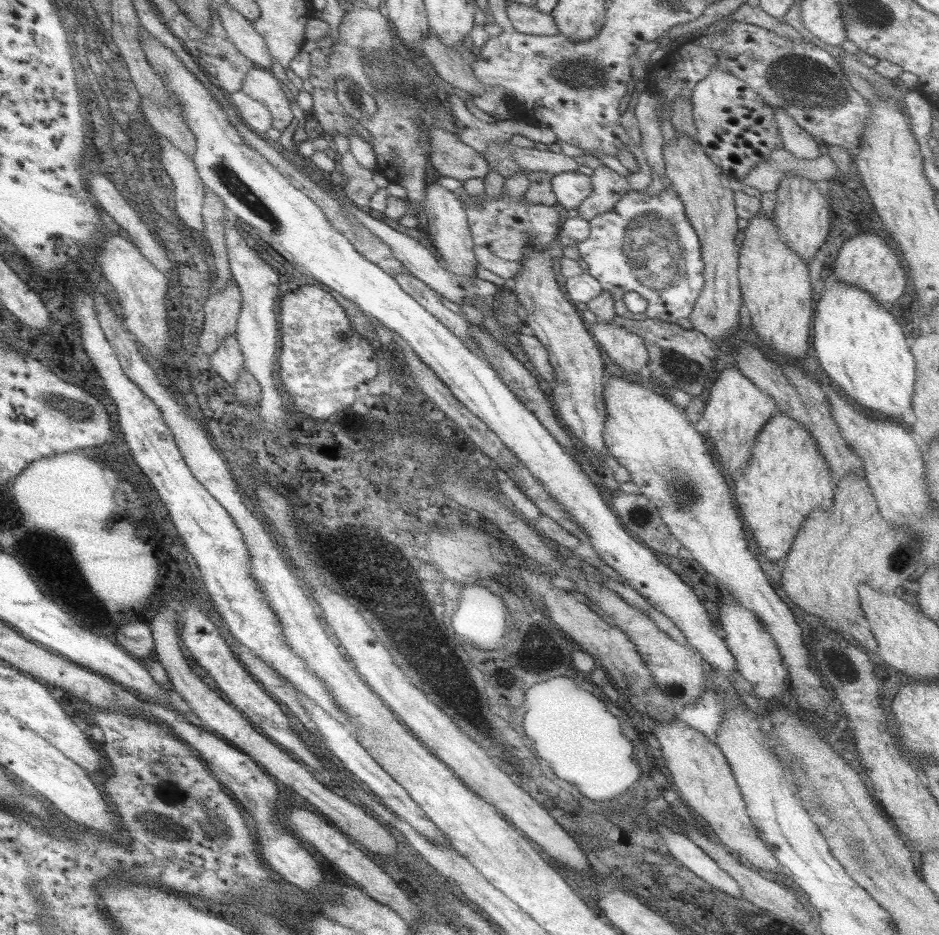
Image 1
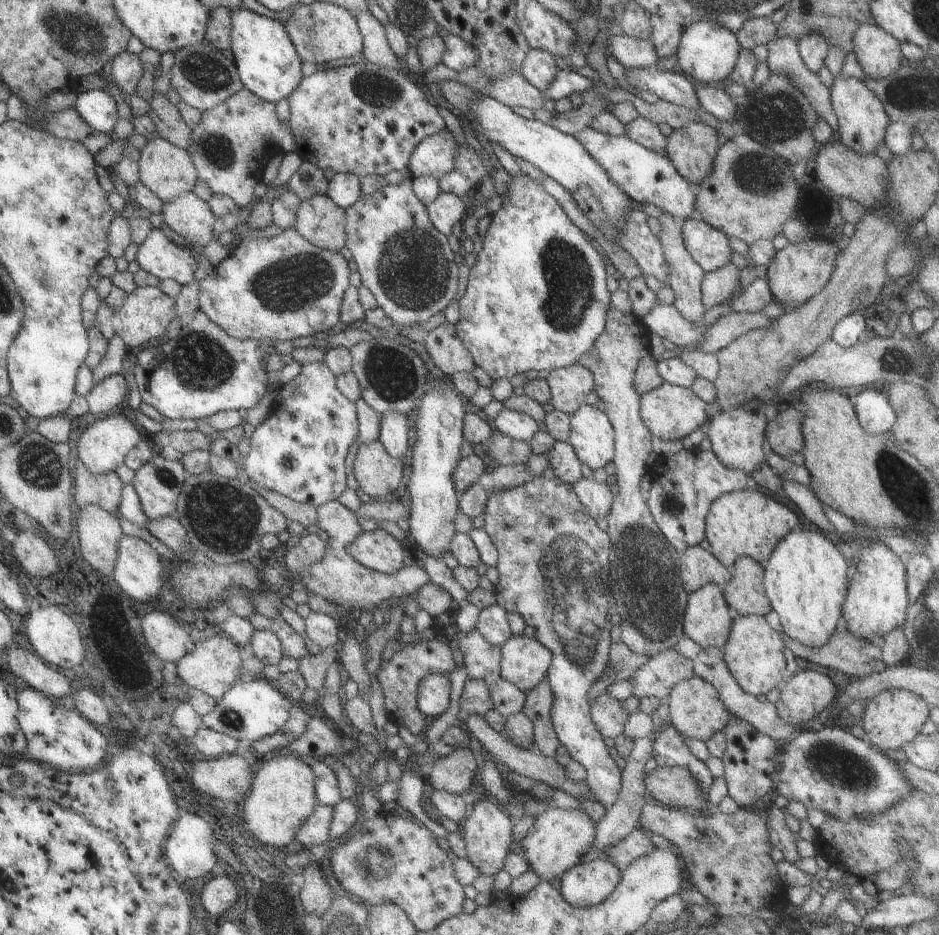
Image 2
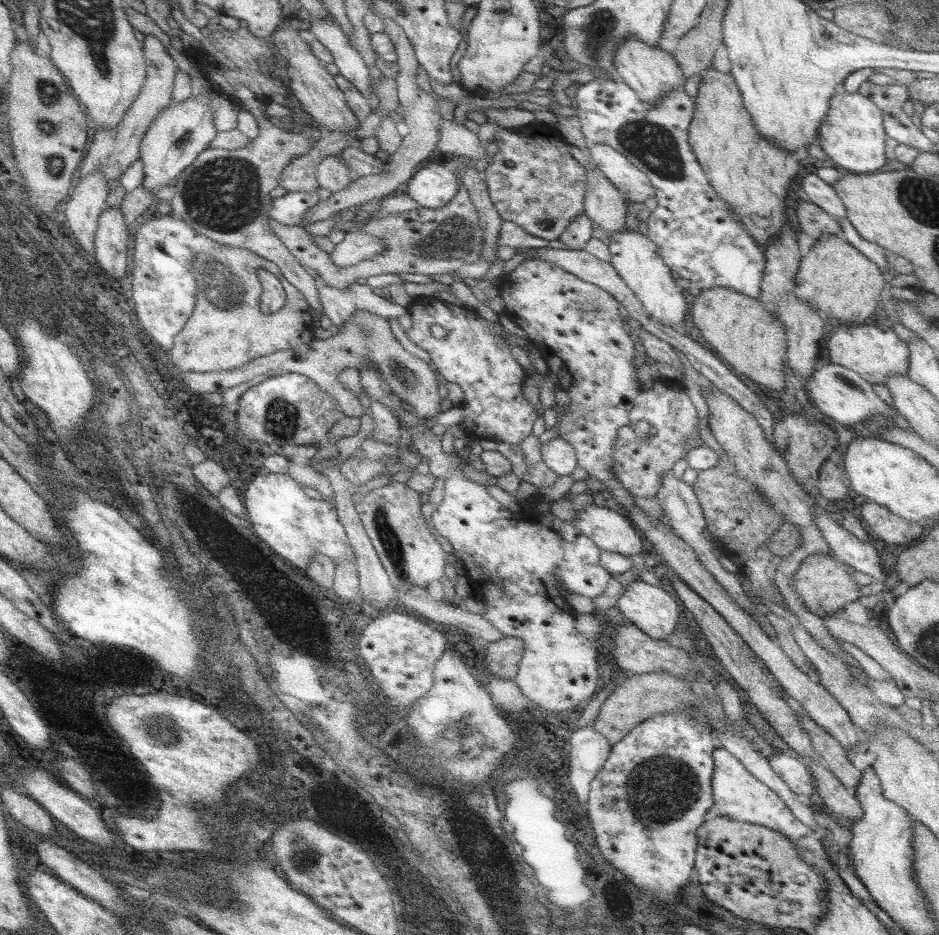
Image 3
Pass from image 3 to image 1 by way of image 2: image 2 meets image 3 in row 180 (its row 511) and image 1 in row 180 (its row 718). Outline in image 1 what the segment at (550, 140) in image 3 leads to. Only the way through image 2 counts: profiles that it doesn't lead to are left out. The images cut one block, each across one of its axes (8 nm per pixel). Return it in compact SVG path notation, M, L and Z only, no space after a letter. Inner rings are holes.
M577 171L553 175L550 188L555 202L558 202L565 210L576 210L577 206L591 192L589 178Z

